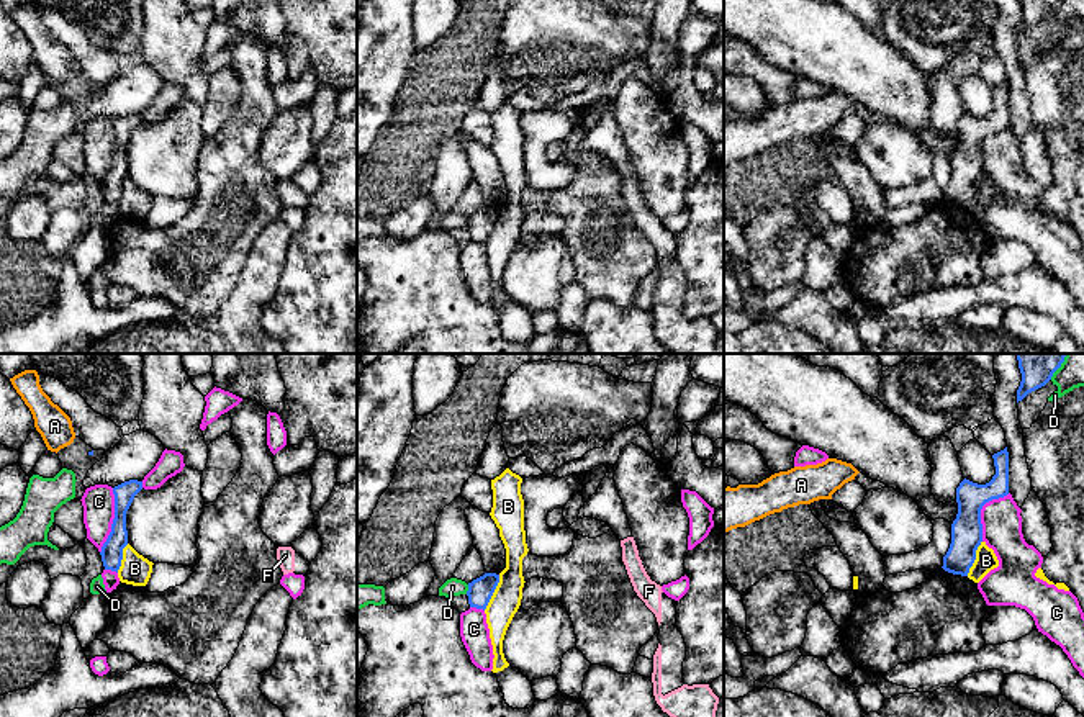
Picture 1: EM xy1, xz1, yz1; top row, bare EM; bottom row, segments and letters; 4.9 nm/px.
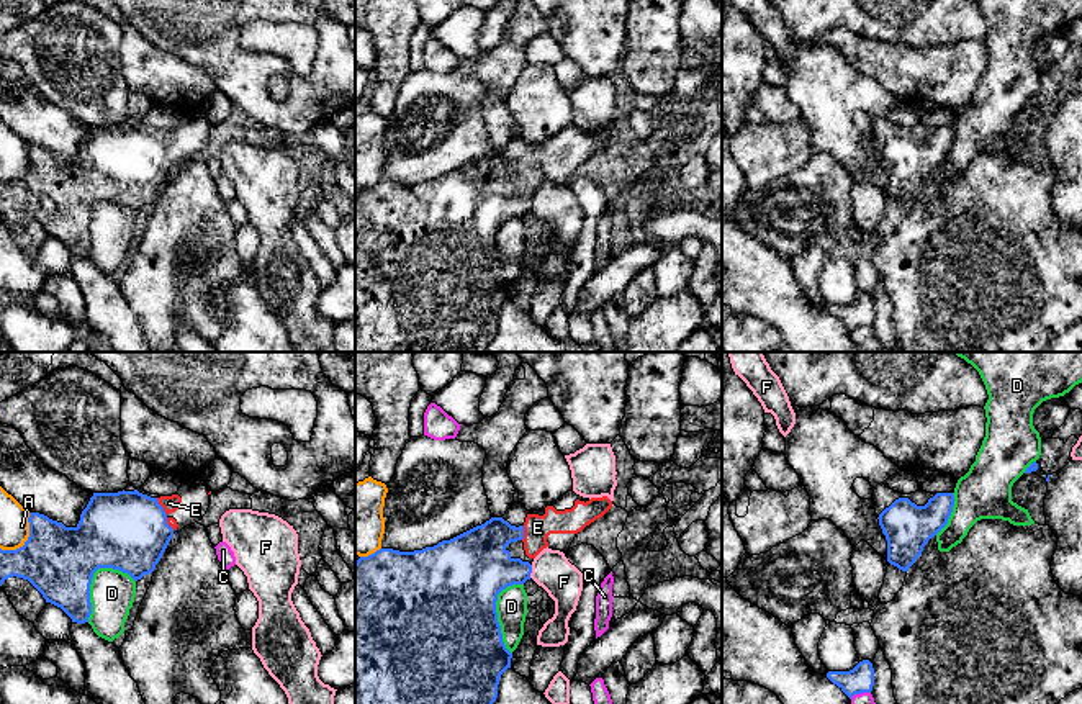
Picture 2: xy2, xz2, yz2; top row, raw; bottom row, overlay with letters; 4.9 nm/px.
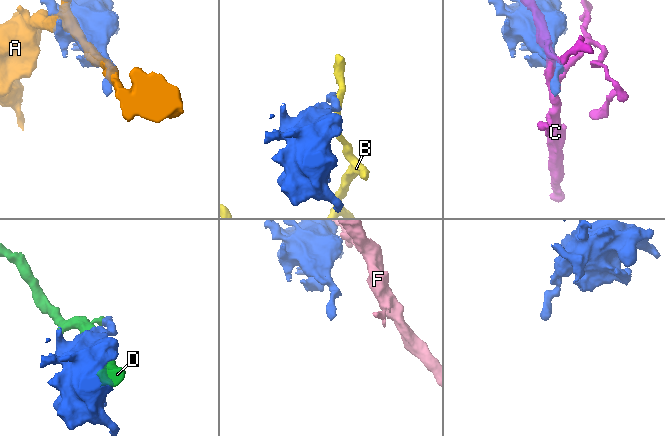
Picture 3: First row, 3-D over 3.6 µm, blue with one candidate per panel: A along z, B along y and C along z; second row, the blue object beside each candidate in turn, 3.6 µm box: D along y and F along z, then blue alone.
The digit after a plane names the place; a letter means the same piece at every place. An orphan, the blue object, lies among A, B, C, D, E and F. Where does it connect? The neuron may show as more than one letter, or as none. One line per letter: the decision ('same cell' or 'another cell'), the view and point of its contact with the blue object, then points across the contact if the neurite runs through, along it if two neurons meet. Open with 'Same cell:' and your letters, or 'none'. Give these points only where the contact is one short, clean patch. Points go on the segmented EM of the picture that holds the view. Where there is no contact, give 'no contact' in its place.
Same cell: E
A: another cell; meets blue in xy2 at (28, 539)
B: another cell; meets blue in xz1 at (493, 591); border along xz1 (500, 575), (500, 581), (483, 609)
C: another cell; meets blue in xy1 at (113, 521)
D: another cell; meets blue in xy2 at (90, 582)
E: same cell; meets blue in xy2 at (161, 506); runs through xy2 (126, 531), (161, 506), (169, 503)
F: another cell; meets blue in xz2 at (531, 572); border along xz2 (532, 565), (529, 577)

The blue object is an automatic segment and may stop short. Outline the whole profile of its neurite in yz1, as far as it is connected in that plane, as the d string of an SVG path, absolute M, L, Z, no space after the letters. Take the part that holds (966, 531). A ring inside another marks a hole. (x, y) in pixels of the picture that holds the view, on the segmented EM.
M1007 447L992 455L996 475L986 485L963 480L956 488L958 514L951 524L951 543L943 557L943 570L968 576L982 542L981 509L986 503L1009 494Z

